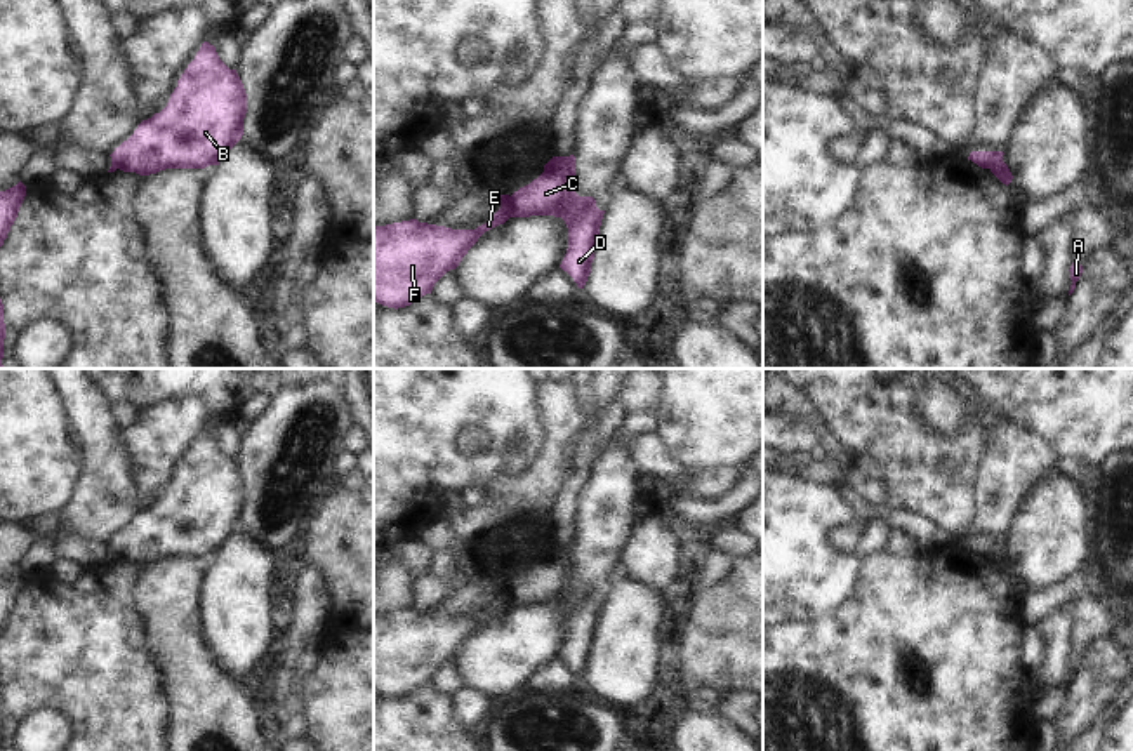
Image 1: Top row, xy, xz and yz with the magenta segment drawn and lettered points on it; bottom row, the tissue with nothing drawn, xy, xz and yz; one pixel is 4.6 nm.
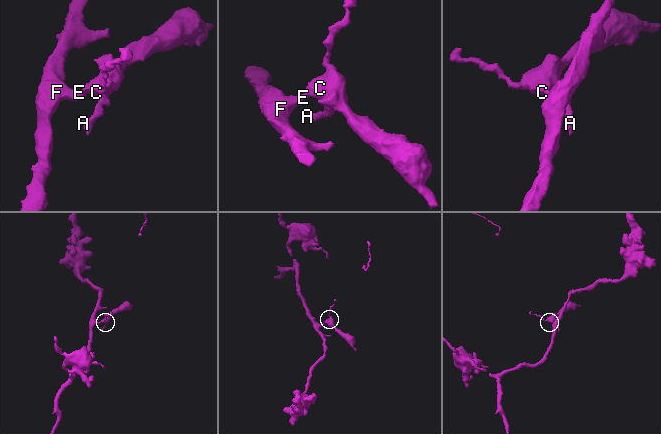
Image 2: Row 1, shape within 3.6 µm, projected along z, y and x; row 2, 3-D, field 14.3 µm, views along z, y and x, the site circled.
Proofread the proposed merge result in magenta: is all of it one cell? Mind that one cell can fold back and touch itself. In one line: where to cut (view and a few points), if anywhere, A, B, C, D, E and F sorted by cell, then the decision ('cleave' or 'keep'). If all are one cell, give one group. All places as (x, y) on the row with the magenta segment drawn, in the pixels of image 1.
cut in yz along (1001, 159), (989, 167); A B C D / E F; cleave

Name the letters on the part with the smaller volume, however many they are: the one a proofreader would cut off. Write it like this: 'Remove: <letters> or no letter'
Remove: A, B, C, D

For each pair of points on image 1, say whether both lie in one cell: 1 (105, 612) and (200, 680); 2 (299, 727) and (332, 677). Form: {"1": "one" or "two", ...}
{"1": "two", "2": "two"}

